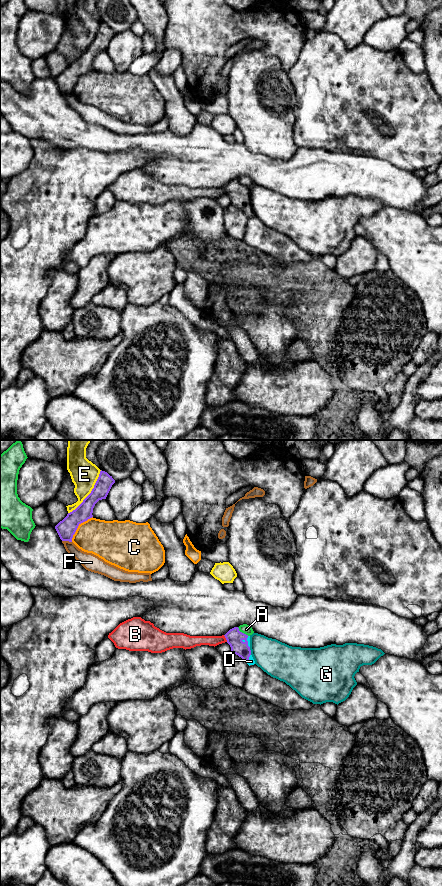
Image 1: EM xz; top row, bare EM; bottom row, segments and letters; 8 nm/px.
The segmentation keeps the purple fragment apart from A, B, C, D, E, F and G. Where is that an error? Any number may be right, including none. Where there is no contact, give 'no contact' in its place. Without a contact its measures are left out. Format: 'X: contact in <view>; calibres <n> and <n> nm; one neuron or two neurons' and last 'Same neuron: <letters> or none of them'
A: contact in xz; calibres 140 and 80 nm; two neurons
B: contact in xz; calibres 140 and 80 nm; two neurons
C: contact in xz; calibres 150 and 300 nm; two neurons
D: contact in xz; calibres 140 and 30 nm; one neuron
E: contact in xz; calibres 140 and 220 nm; two neurons
F: contact in xz; calibres 150 and 140 nm; two neurons
G: contact in xz; calibres 140 and 280 nm; two neurons
Same neuron: D

